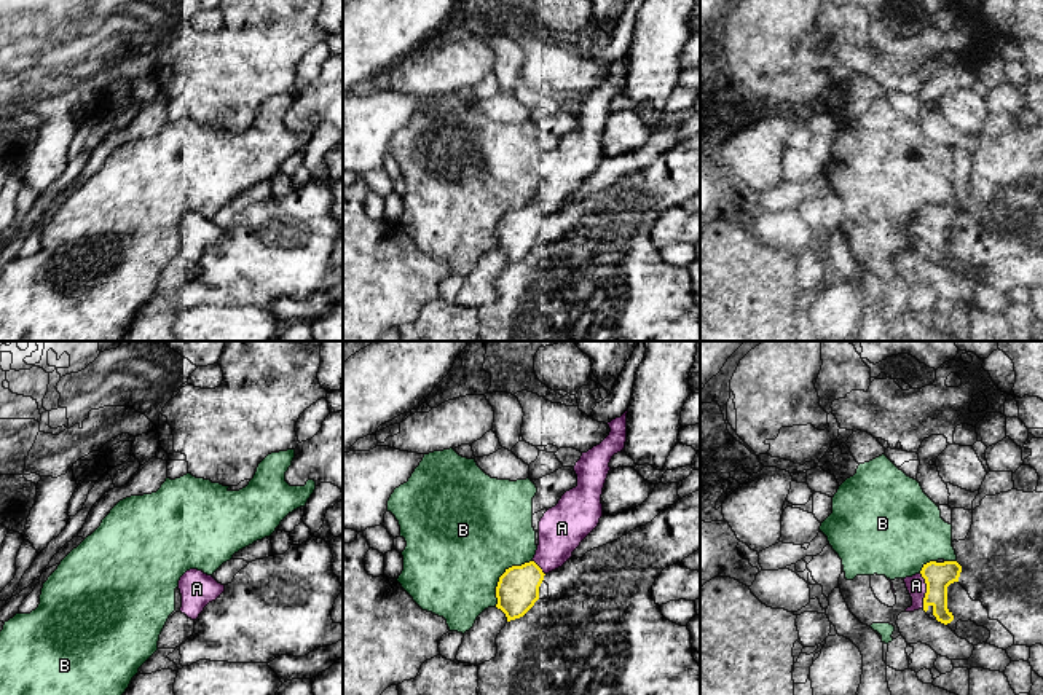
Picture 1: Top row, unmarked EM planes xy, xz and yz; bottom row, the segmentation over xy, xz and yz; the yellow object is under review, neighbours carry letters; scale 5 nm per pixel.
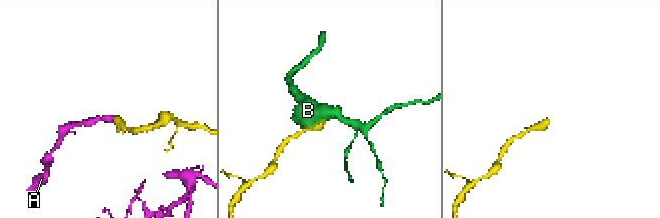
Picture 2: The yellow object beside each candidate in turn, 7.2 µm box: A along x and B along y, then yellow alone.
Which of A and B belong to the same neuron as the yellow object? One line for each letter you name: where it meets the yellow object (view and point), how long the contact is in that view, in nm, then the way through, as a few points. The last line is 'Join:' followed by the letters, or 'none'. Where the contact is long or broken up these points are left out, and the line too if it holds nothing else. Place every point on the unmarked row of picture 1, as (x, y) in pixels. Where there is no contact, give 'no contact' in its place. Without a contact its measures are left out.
A: contact yz (927, 233); length 180 nm
Join: A

